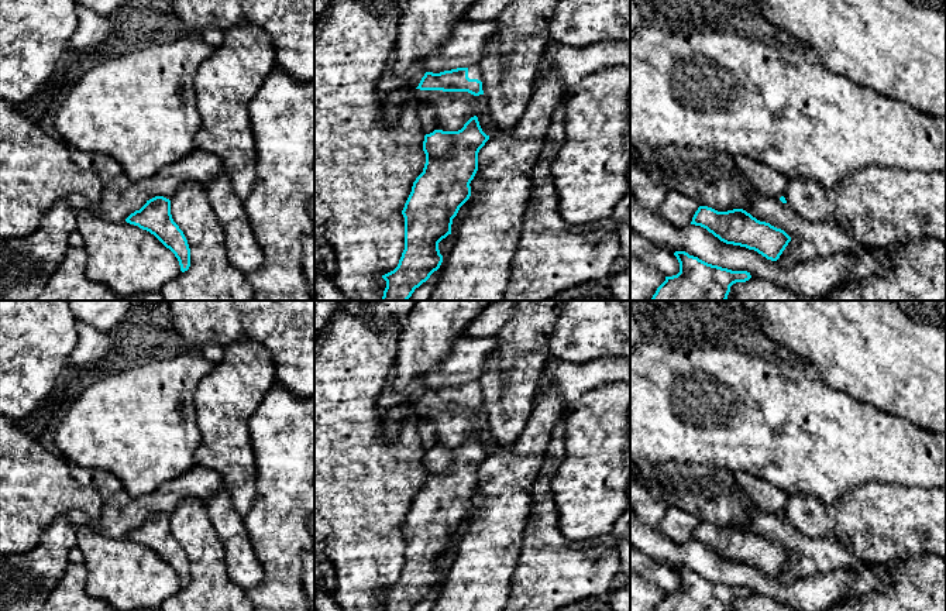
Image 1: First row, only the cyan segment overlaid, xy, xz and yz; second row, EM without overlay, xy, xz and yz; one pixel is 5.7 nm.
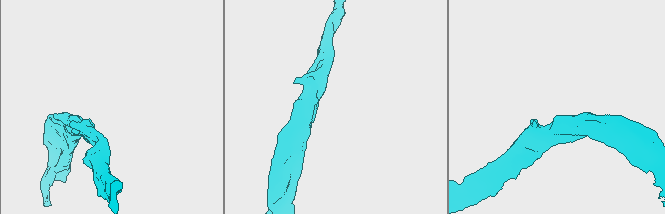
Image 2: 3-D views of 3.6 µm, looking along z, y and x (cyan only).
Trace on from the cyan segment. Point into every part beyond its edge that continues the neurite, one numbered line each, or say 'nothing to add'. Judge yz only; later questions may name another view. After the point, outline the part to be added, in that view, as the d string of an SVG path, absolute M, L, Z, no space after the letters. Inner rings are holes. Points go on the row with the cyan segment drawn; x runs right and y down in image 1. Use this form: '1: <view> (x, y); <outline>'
nothing to add

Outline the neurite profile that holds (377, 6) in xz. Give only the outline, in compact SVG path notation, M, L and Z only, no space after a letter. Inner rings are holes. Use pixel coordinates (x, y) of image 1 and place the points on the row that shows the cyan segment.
M362 0L371 3L371 10L374 13L383 13L389 7L395 7L399 14L405 10L407 0Z

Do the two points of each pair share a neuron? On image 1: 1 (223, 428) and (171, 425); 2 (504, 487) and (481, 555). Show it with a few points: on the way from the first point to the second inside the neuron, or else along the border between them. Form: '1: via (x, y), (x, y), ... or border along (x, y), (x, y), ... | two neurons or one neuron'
1: border along (193, 394), (195, 421), (200, 433), (195, 459) | two neurons
2: via (504, 504), (504, 518), (494, 538) | one neuron

